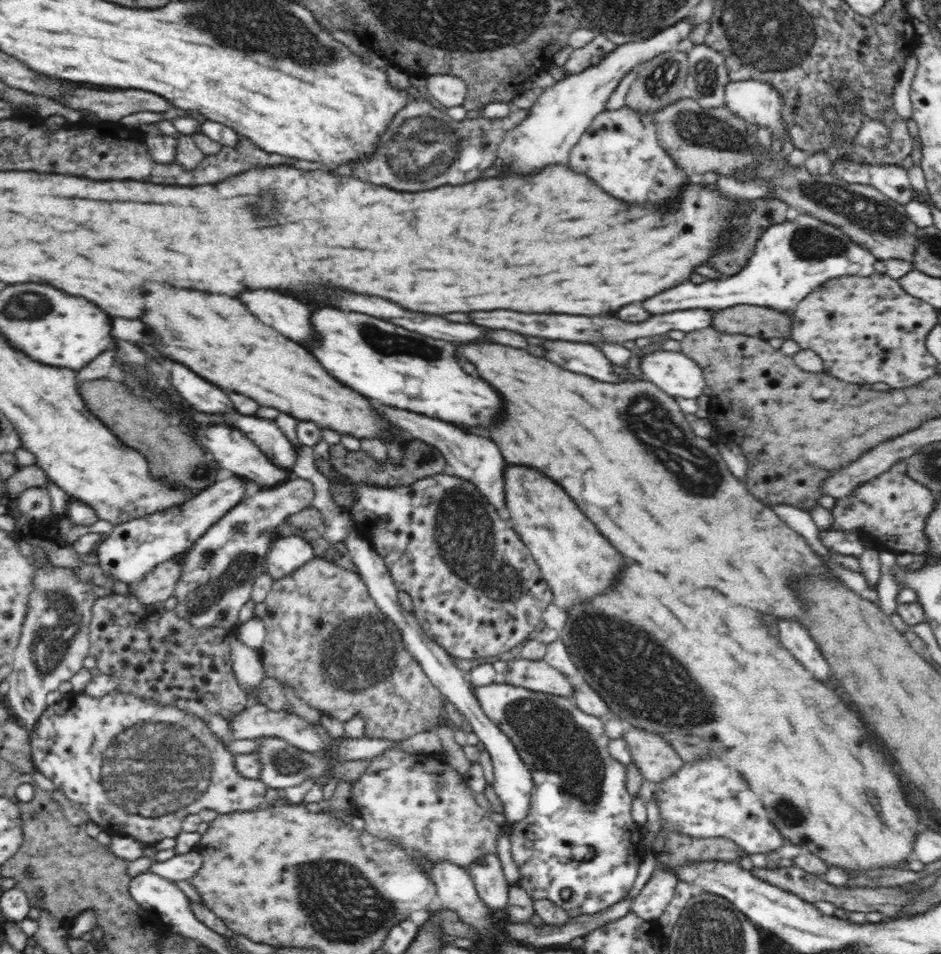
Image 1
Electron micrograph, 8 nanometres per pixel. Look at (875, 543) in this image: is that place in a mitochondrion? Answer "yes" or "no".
no

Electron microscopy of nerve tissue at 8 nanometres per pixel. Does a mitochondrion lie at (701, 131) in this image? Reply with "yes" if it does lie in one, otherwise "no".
yes

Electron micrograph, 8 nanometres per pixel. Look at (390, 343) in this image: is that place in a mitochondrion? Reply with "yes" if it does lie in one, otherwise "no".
yes

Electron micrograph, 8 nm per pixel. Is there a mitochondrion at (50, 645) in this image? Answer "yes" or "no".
yes

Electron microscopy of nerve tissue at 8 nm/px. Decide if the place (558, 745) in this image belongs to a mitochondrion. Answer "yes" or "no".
yes

